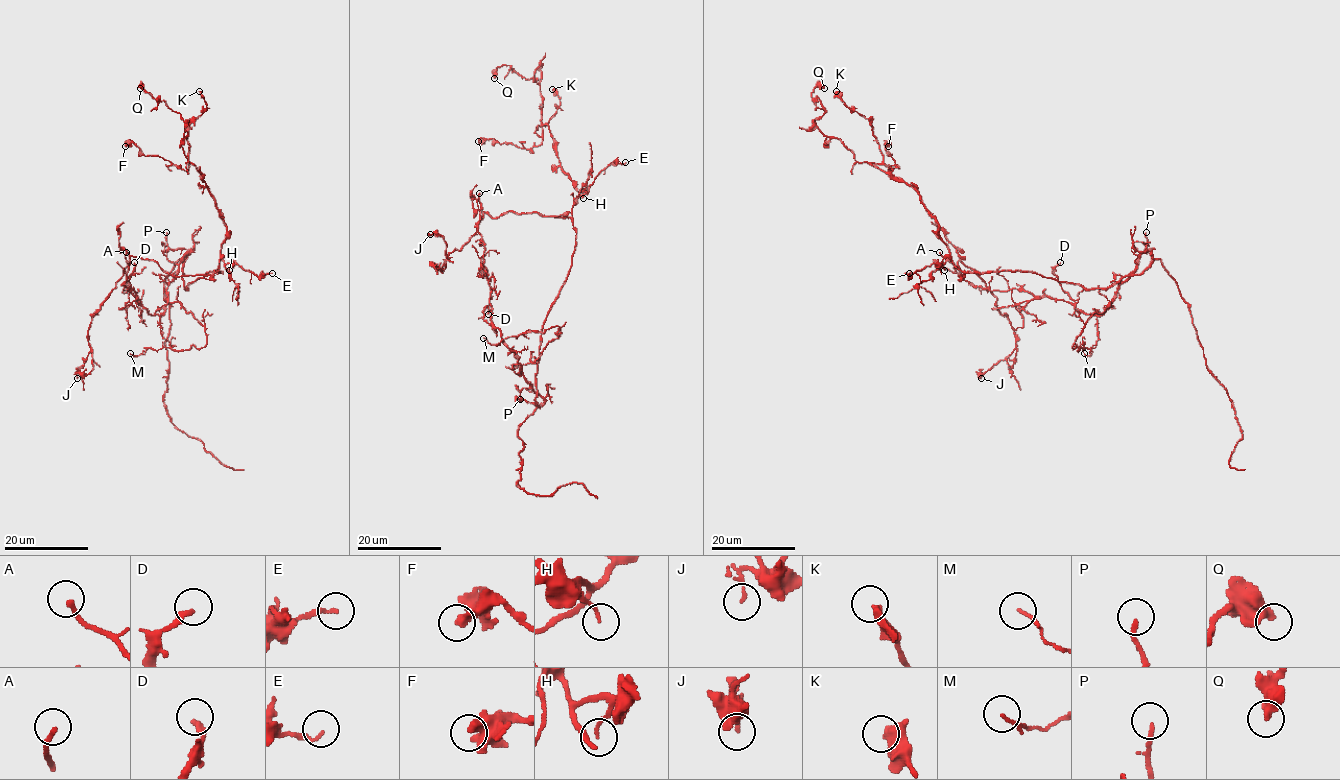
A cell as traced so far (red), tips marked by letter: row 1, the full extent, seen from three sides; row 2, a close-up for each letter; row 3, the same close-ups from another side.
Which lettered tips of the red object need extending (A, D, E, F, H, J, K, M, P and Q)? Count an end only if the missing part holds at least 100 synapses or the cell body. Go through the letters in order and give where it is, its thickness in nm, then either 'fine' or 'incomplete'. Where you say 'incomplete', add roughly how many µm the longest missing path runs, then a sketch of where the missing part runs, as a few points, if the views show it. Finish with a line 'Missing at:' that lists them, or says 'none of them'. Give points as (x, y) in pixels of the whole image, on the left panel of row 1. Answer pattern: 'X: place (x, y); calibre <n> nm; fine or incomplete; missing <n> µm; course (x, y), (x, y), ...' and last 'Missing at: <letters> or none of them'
A: place (126, 252); calibre 200 nm; fine
D: place (134, 262); calibre 240 nm; fine
E: place (272, 273); calibre 150 nm; fine
F: place (125, 146); calibre 360 nm; fine
H: place (229, 270); calibre 120 nm; fine
J: place (77, 378); calibre 130 nm; fine
K: place (199, 91); calibre 400 nm; fine
M: place (130, 353); calibre 130 nm; fine
P: place (166, 232); calibre 170 nm; fine
Q: place (140, 88); calibre 500 nm; fine
Missing at: none of them

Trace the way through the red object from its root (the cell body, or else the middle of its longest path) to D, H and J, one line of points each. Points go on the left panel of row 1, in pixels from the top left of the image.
D: (196, 279), (184, 288), (182, 267), (188, 251), (168, 285), (164, 310), (152, 315), (130, 292), (134, 262)
H: (196, 279), (213, 271), (223, 273), (219, 271), (221, 260), (231, 265), (229, 270)
J: (196, 279), (223, 273), (173, 276), (153, 260), (131, 256), (92, 317), (88, 343), (93, 368), (77, 378)

